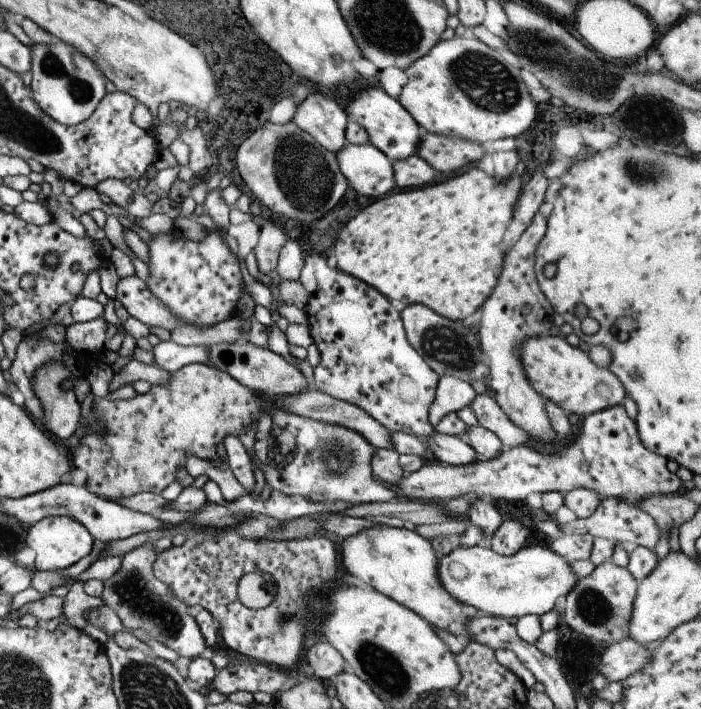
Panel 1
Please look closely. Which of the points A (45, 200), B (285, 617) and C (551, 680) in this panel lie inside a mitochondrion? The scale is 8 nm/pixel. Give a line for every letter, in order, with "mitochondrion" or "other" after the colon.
A: other
B: mitochondrion
C: other

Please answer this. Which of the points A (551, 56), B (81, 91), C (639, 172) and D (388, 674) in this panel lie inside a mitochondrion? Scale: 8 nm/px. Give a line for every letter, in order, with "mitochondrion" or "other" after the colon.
A: mitochondrion
B: mitochondrion
C: mitochondrion
D: mitochondrion

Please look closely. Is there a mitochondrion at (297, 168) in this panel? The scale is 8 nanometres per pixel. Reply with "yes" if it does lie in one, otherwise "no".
yes

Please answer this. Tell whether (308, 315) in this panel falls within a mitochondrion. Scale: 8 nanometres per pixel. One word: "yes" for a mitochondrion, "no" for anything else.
no

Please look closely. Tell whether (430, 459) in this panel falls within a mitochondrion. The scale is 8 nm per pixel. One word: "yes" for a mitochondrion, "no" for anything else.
no

